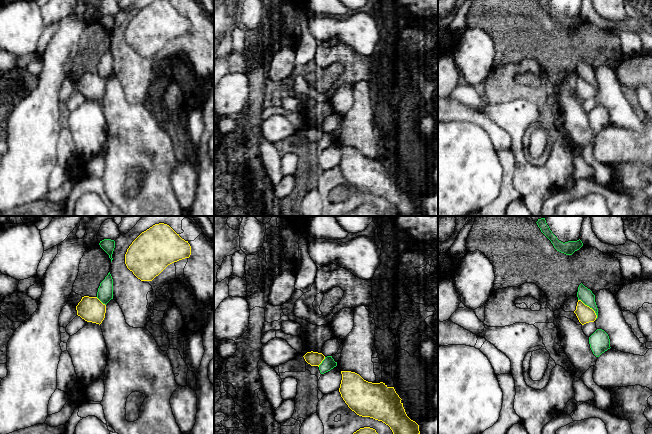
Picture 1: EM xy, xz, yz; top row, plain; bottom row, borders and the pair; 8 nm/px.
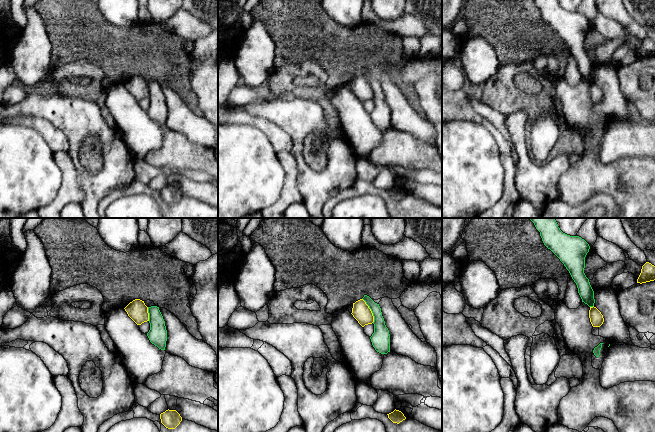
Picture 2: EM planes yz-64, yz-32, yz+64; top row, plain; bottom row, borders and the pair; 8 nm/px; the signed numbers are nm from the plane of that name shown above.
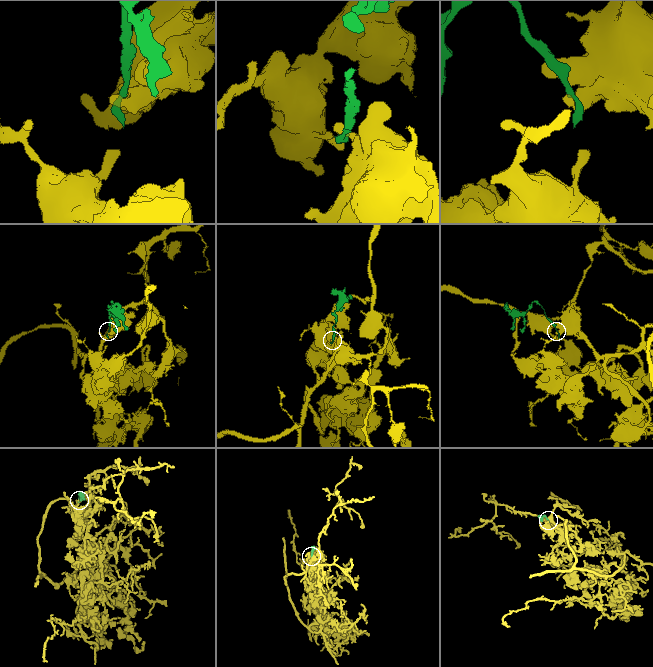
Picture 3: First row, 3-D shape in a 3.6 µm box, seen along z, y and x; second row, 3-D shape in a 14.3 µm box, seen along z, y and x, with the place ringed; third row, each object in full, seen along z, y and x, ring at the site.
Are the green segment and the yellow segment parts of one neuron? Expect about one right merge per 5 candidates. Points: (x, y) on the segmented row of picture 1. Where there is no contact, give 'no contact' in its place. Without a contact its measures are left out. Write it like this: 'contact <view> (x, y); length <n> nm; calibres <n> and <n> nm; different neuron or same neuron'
contact yz (589, 306); length 220 nm; calibres 120 and 140 nm; different neuron

